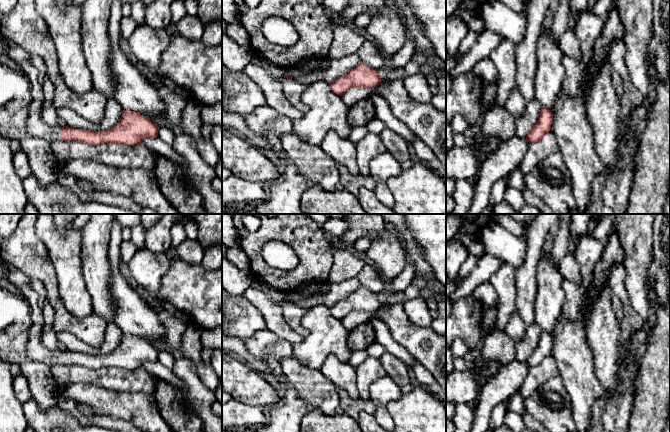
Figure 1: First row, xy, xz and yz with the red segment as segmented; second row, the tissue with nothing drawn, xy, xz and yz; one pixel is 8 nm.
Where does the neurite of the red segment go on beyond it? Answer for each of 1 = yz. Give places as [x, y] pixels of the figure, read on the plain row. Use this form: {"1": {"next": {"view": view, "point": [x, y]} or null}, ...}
{"1": {"next": null}}

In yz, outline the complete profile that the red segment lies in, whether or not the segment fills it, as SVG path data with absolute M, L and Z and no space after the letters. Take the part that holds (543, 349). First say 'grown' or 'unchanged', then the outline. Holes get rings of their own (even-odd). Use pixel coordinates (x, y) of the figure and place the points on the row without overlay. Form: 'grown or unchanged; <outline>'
unchanged; M542 331L537 347L526 360L529 367L535 367L542 363L542 361L551 353L553 346L553 339L551 334Z

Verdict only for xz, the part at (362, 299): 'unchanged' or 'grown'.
unchanged

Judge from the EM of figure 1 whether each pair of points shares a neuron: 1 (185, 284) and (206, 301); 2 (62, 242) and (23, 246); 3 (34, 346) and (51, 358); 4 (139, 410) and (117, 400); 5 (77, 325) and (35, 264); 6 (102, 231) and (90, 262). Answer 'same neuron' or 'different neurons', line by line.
1: same neuron
2: different neurons
3: same neuron
4: same neuron
5: same neuron
6: same neuron

